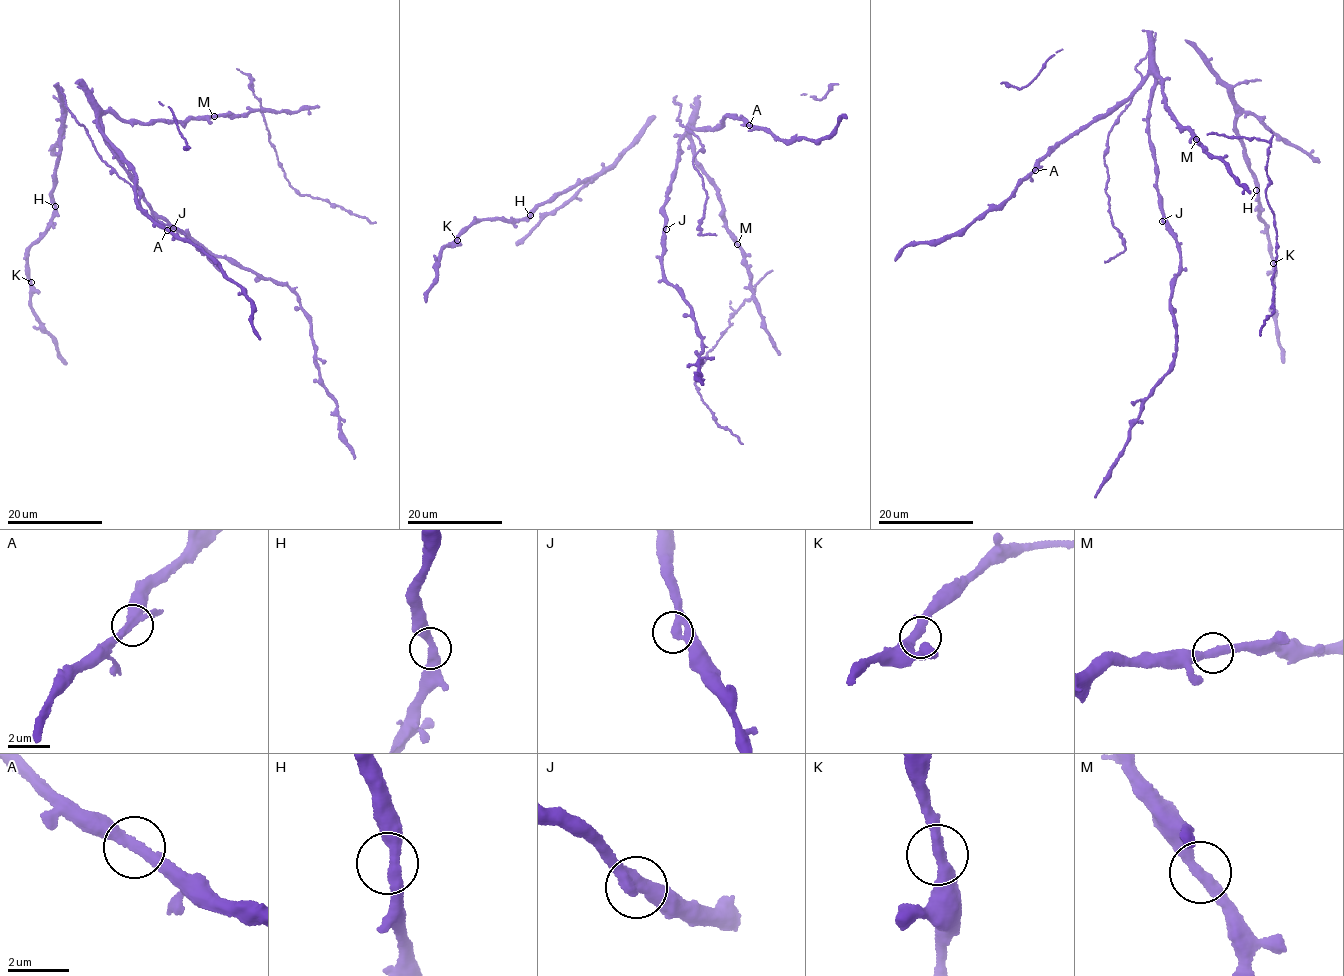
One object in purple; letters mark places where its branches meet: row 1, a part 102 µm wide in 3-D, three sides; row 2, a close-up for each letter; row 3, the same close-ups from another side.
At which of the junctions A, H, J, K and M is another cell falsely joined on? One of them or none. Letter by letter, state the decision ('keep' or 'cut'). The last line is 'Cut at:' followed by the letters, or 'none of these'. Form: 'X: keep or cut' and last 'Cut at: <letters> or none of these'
A: keep
H: keep
J: keep
K: keep
M: keep
Cut at: none of these

